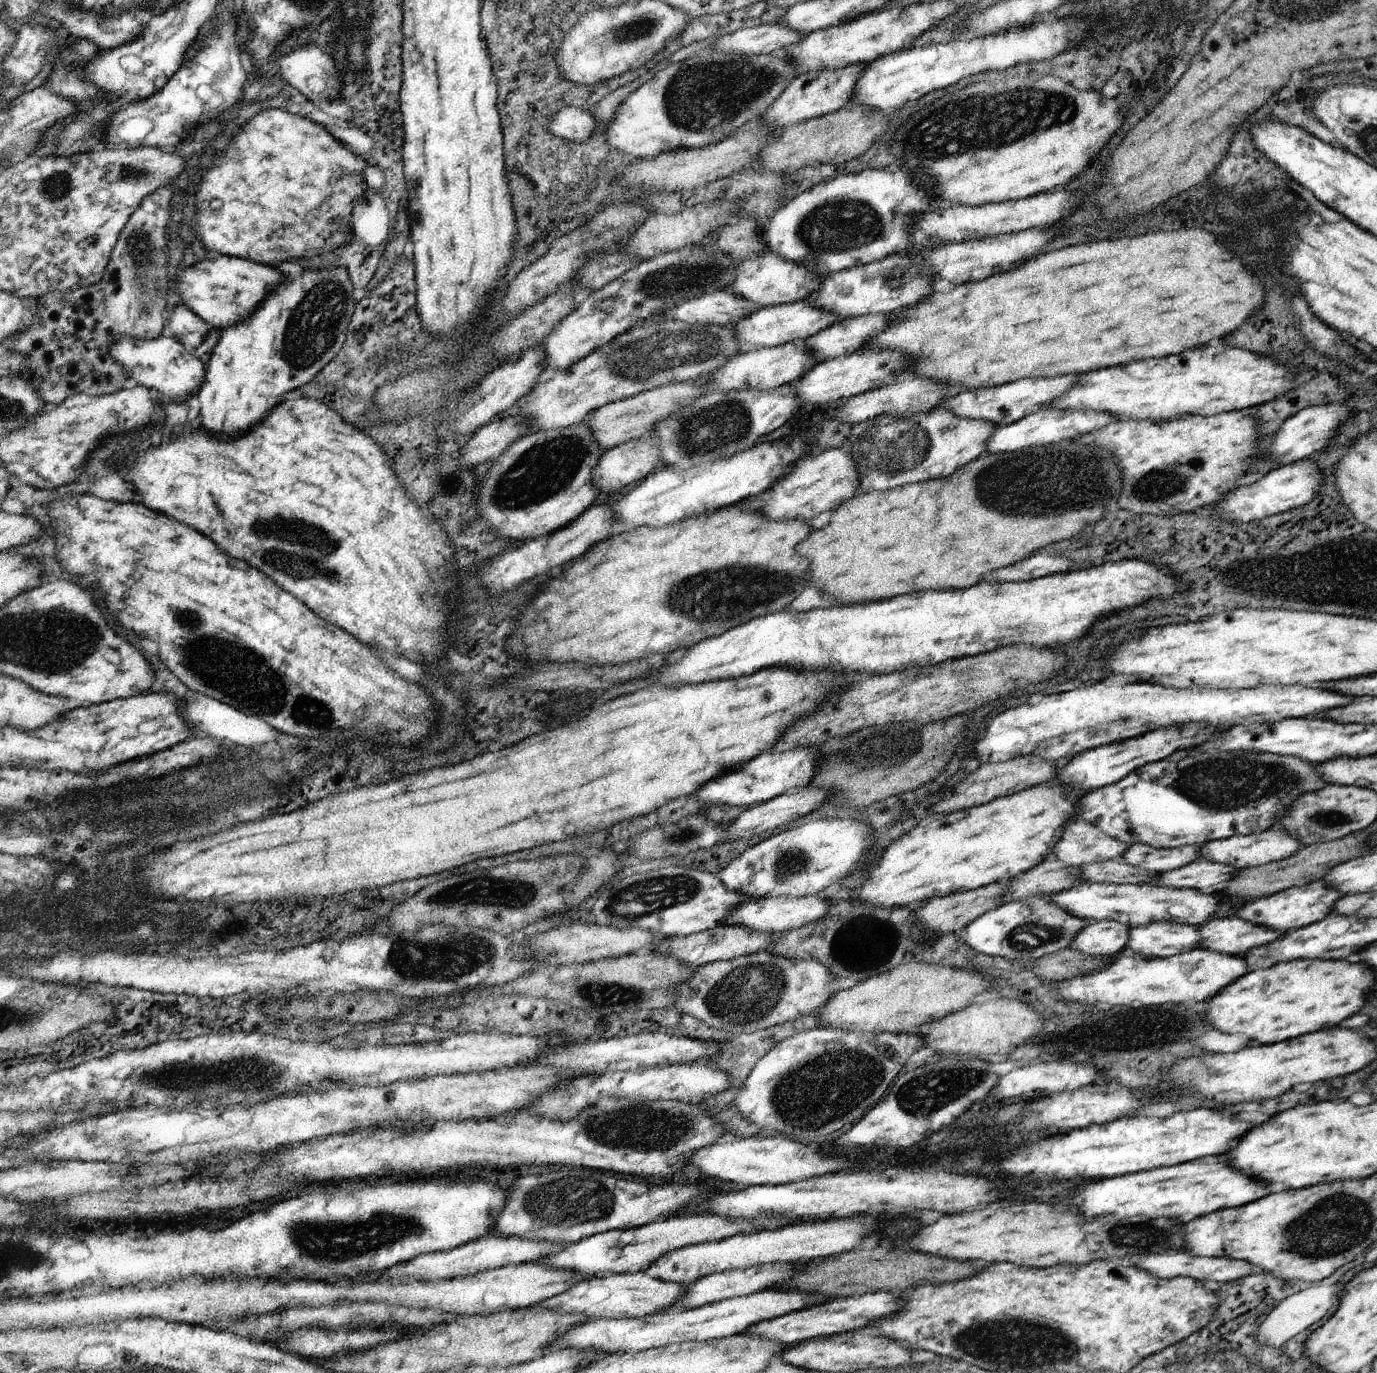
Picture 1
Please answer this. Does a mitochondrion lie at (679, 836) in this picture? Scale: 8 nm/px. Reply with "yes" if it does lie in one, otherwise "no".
yes

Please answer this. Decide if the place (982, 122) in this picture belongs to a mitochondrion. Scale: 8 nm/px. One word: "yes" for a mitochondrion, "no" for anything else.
yes

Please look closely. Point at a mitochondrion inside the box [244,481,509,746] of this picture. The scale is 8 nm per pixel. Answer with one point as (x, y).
(293, 566)

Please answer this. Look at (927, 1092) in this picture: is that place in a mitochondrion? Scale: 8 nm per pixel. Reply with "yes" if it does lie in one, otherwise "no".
yes

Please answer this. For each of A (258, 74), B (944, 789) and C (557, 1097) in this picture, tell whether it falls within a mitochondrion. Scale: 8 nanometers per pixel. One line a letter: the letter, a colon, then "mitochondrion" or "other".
A: other
B: other
C: mitochondrion

